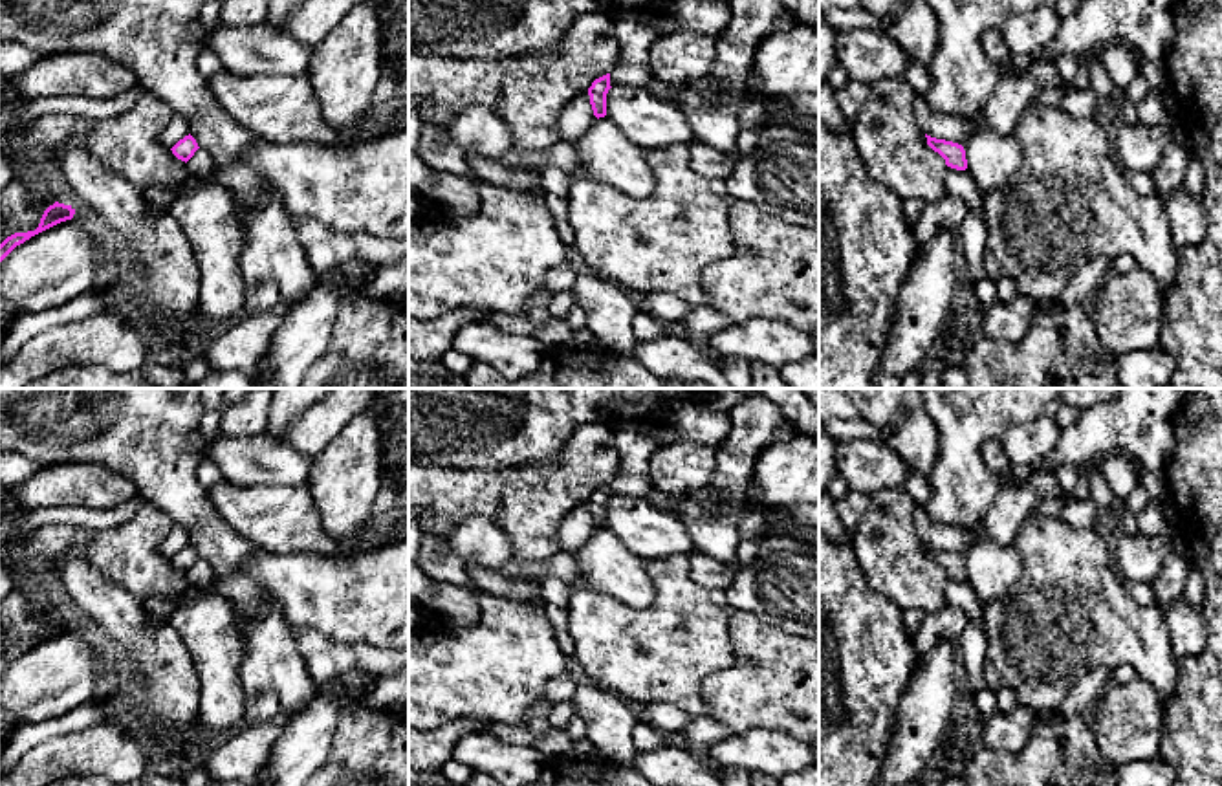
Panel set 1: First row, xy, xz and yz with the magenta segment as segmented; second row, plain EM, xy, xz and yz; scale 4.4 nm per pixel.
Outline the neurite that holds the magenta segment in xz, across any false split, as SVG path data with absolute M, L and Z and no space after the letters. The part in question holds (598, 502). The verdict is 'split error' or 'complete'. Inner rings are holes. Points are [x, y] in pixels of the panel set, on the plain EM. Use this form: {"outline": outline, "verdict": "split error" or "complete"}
{"outline": "M610 484L595 489L588 498L590 515L597 529L606 526L606 504L610 498Z", "verdict": "complete"}

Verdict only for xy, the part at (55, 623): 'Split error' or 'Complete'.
Complete

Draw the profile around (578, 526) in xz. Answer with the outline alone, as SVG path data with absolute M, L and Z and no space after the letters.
M588 500L579 504L561 524L557 531L557 540L561 551L579 550L594 533L595 526L590 515Z

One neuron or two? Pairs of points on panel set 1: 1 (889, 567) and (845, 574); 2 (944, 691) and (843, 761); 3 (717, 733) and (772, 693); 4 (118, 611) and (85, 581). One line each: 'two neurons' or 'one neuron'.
1: two neurons
2: two neurons
3: two neurons
4: one neuron

